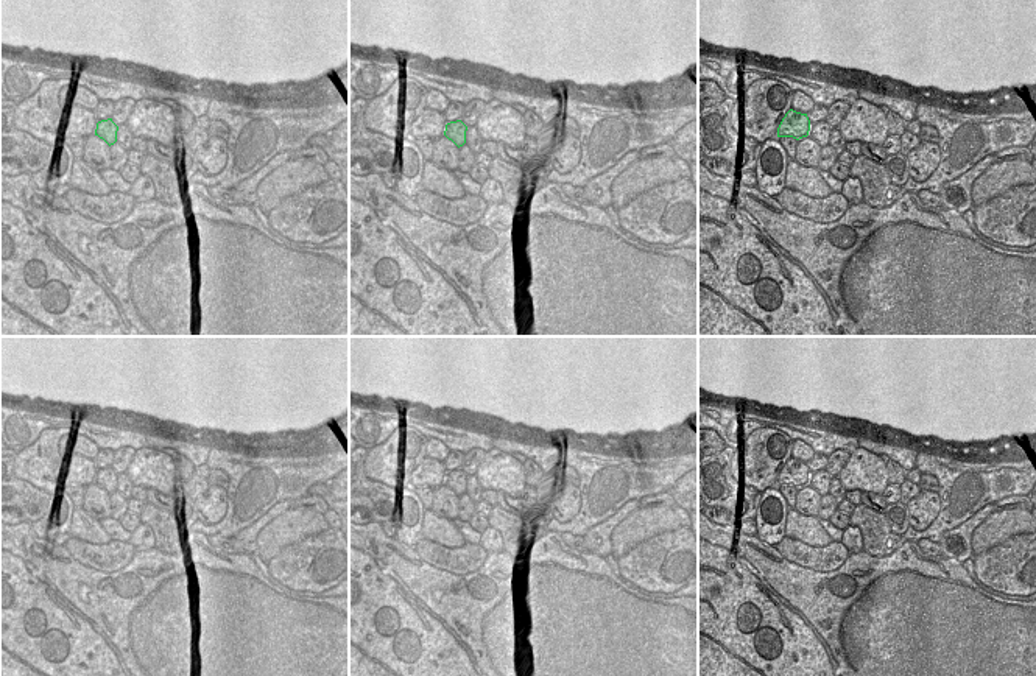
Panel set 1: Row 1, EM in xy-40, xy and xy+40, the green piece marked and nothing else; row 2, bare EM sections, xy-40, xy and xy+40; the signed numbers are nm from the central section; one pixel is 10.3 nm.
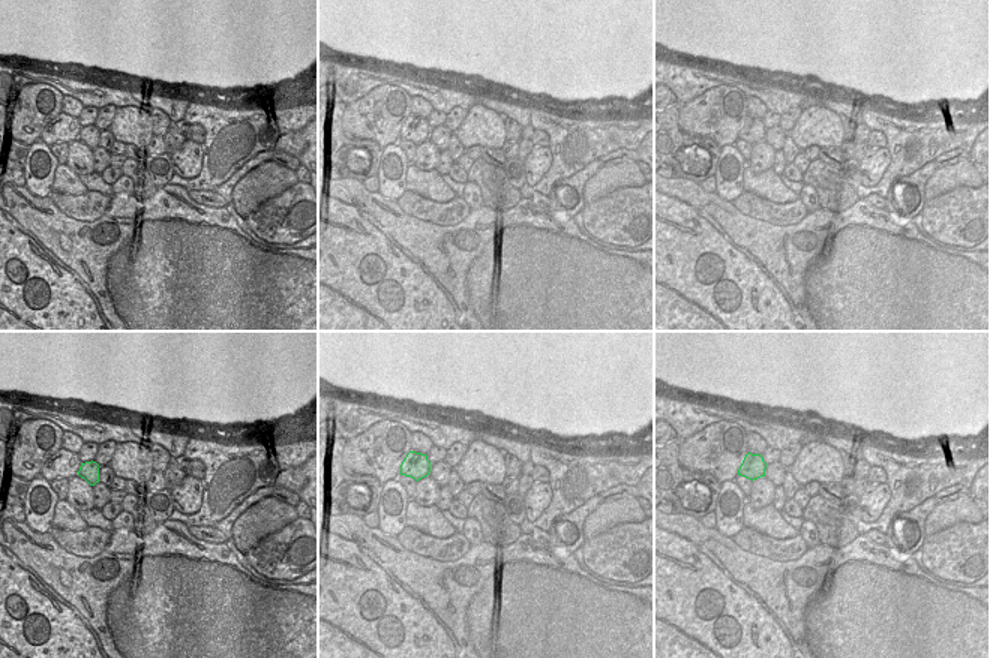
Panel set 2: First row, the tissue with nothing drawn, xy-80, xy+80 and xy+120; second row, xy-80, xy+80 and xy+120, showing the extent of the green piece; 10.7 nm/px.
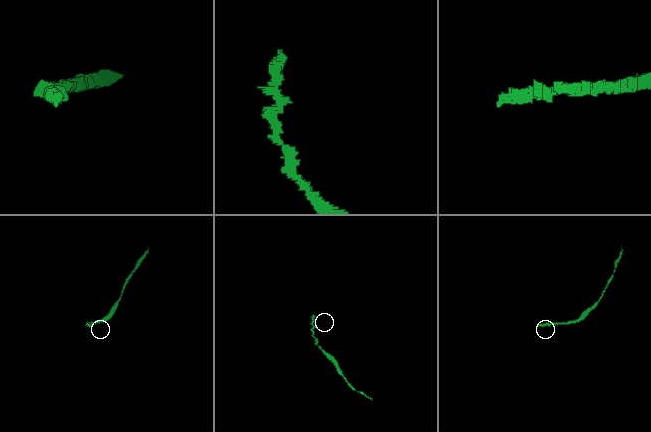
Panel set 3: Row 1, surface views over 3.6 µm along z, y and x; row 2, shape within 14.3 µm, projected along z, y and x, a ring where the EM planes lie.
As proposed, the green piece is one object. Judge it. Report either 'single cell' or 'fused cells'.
single cell

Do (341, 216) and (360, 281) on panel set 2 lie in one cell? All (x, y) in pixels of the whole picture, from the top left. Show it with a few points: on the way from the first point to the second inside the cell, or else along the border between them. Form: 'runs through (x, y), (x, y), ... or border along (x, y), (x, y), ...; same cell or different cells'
runs through (341, 233), (341, 261), (344, 264); same cell

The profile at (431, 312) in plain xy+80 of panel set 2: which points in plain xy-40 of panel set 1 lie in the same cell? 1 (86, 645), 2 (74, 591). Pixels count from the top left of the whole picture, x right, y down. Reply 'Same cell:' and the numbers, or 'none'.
Same cell: 1

